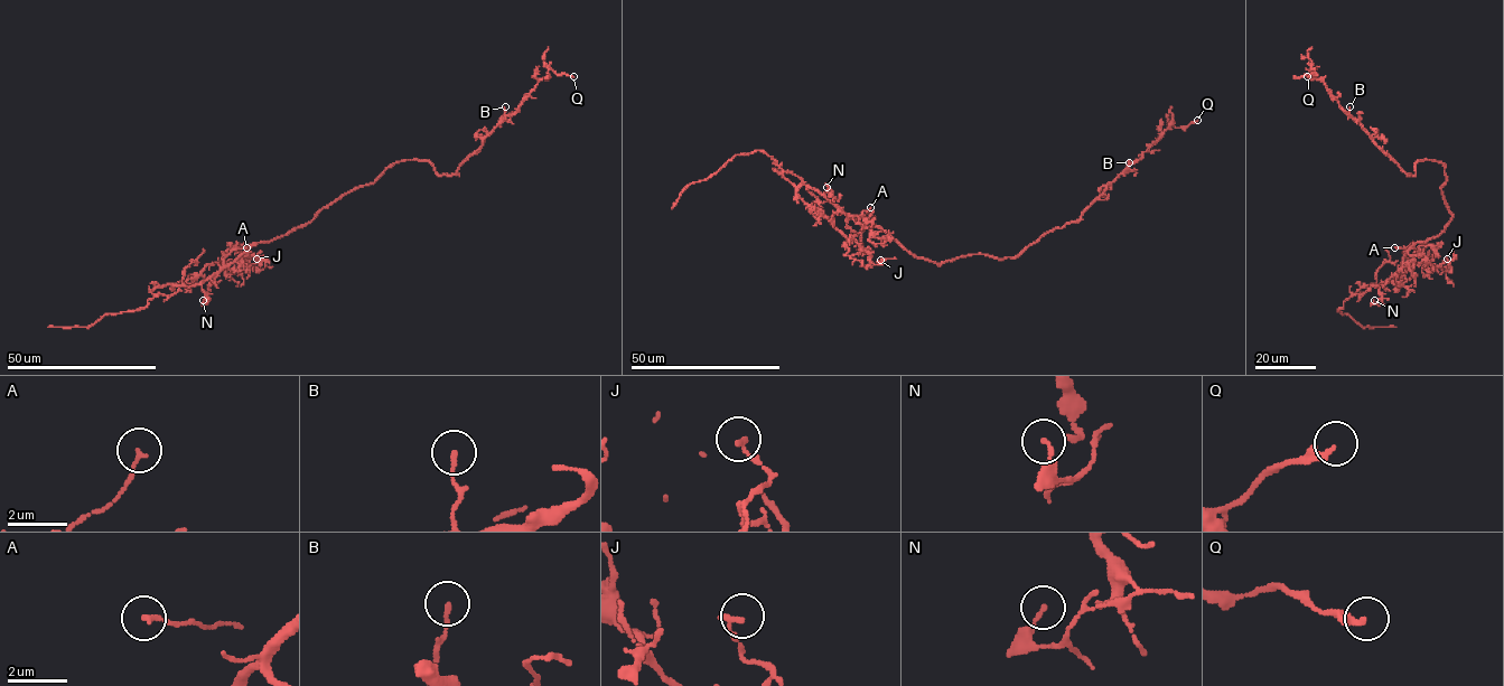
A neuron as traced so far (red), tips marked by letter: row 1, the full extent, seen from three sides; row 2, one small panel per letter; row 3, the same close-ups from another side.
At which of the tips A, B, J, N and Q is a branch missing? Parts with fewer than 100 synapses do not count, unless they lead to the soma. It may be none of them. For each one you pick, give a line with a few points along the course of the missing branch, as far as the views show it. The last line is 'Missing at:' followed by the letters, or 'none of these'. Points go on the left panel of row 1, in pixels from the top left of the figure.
Missing at: none of these

